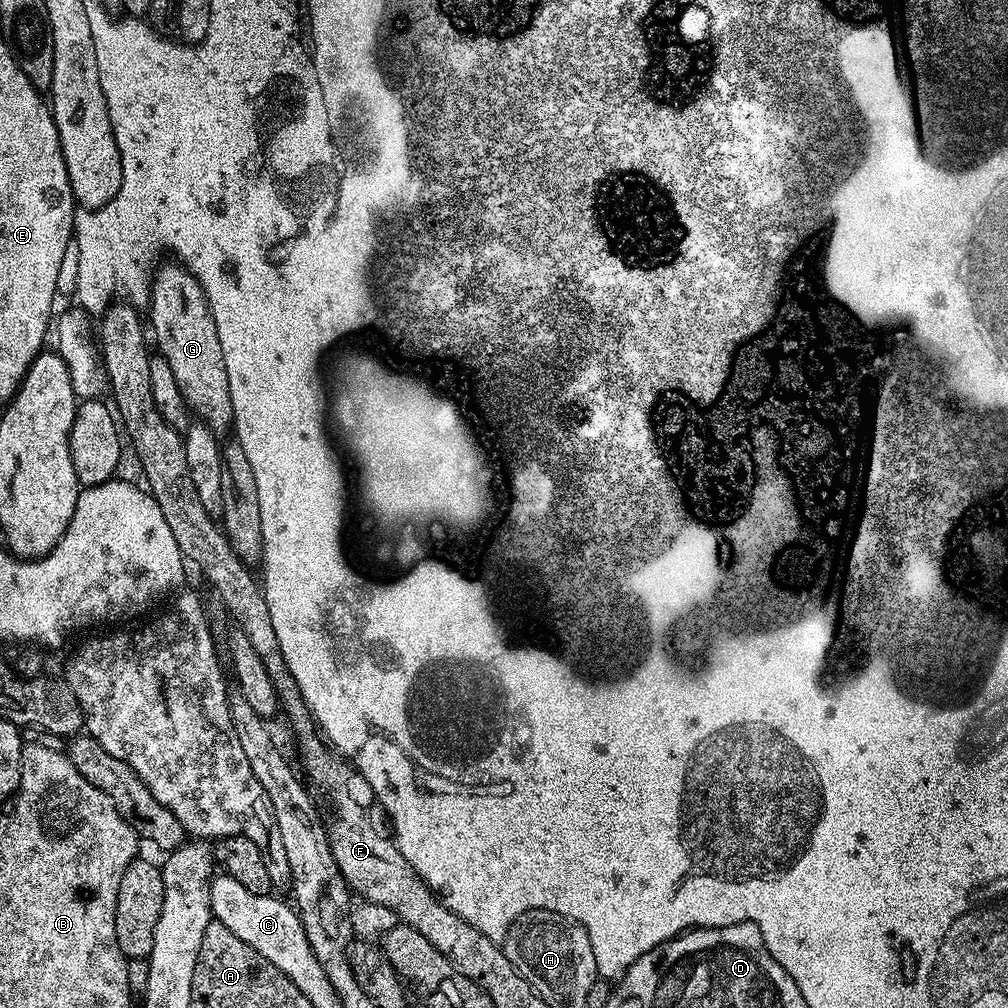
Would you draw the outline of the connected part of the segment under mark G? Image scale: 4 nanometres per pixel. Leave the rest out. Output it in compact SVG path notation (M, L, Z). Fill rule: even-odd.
M179 262L171 263L161 263L152 274L151 296L146 307L150 336L160 347L159 355L174 370L174 382L178 382L191 415L207 424L212 432L221 434L233 427L232 403L212 311L208 309L202 285L191 272Z

